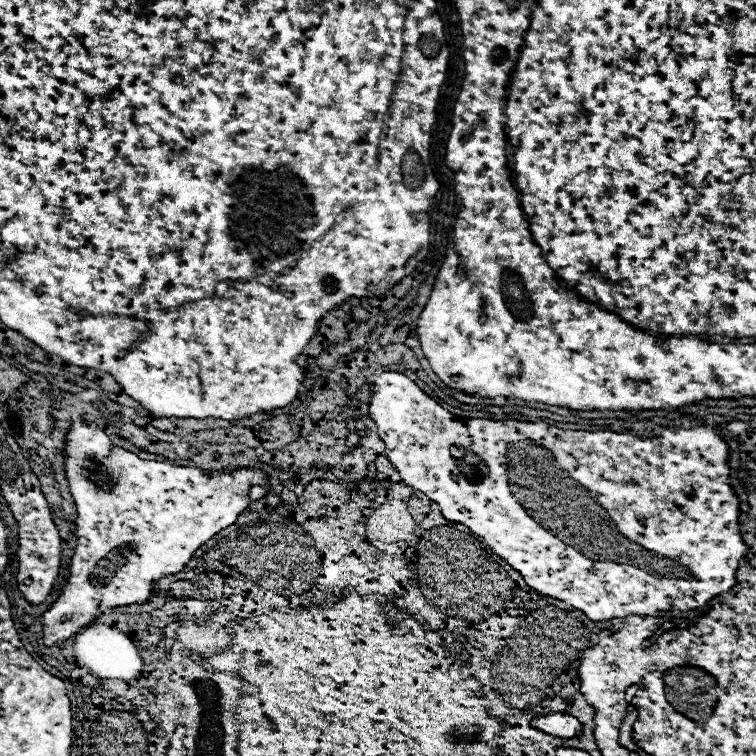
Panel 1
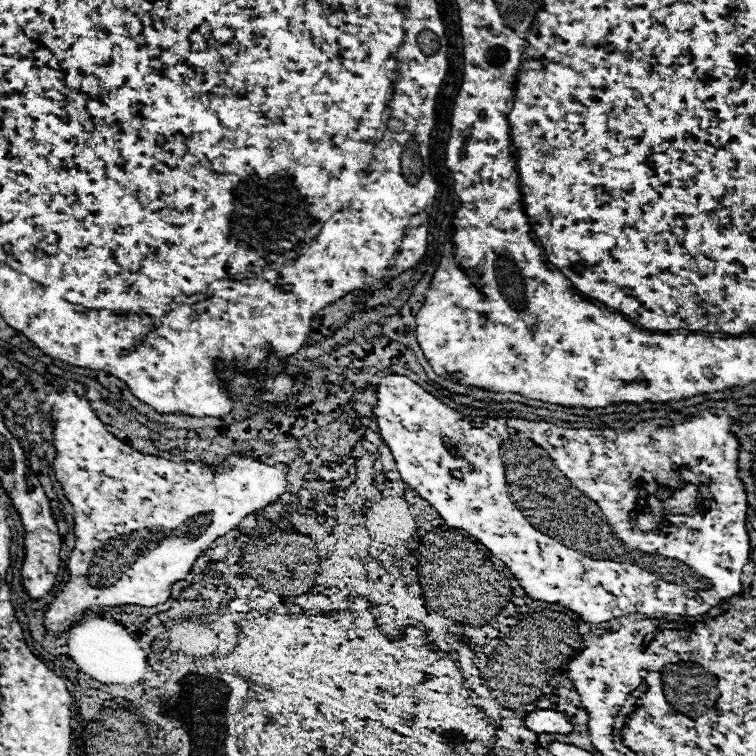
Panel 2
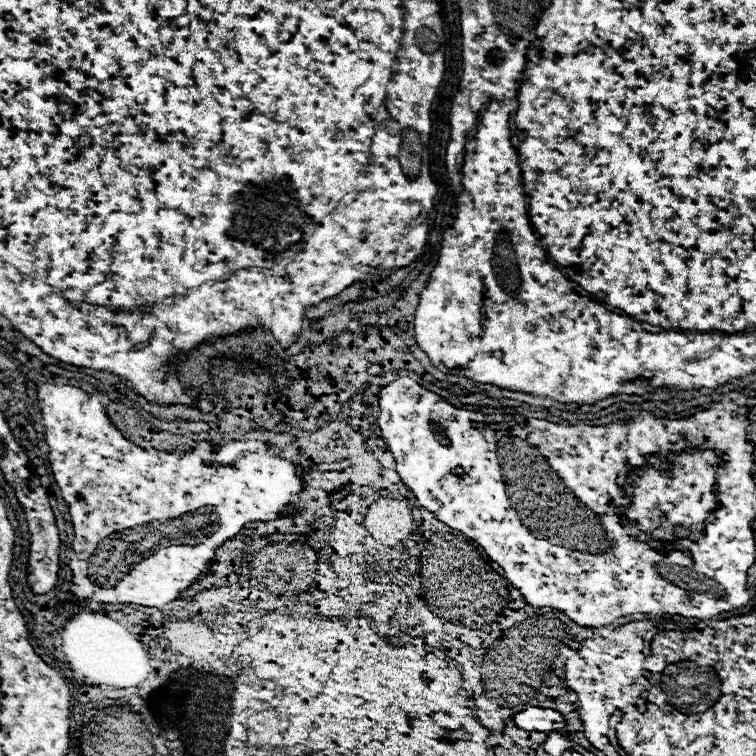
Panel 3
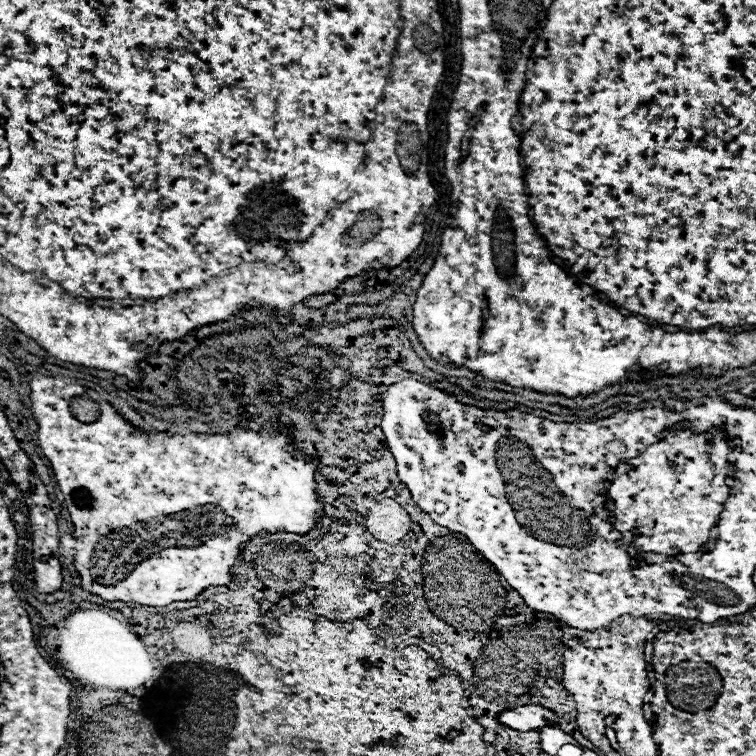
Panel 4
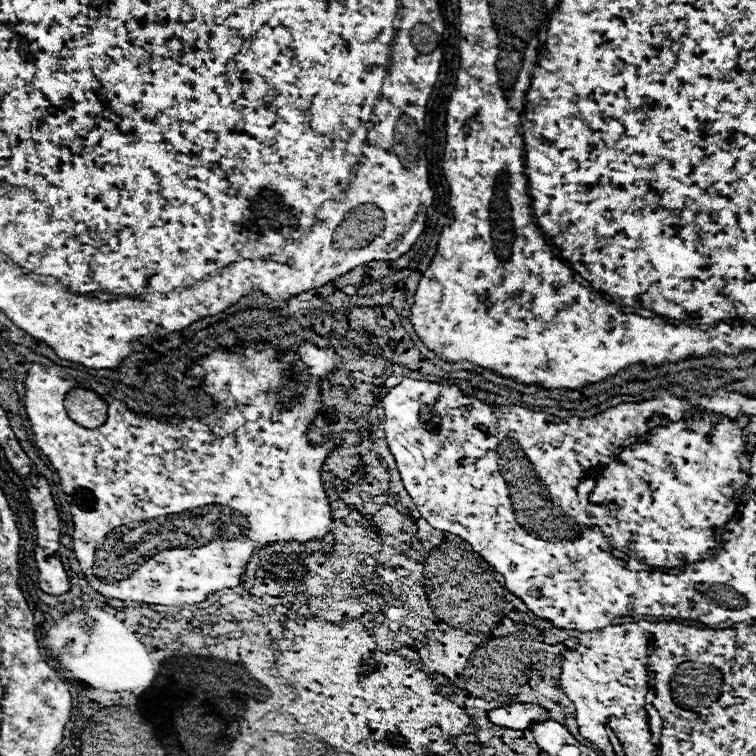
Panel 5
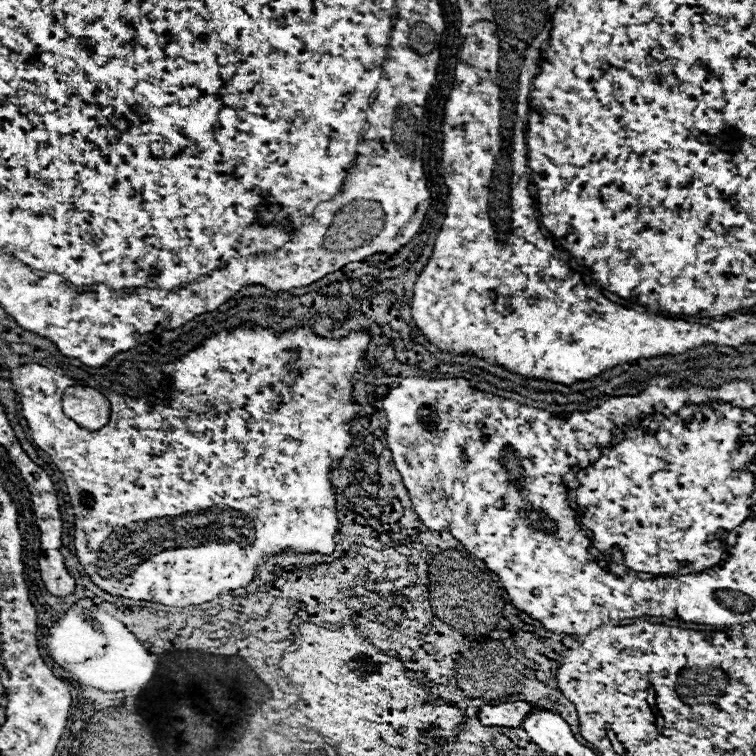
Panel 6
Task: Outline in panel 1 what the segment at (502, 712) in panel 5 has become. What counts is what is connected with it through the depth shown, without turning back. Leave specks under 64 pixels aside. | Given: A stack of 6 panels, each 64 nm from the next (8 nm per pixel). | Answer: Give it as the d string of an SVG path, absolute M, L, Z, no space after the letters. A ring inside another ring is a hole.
M546 714L532 720L532 726L558 738L580 738L582 724L568 714Z

